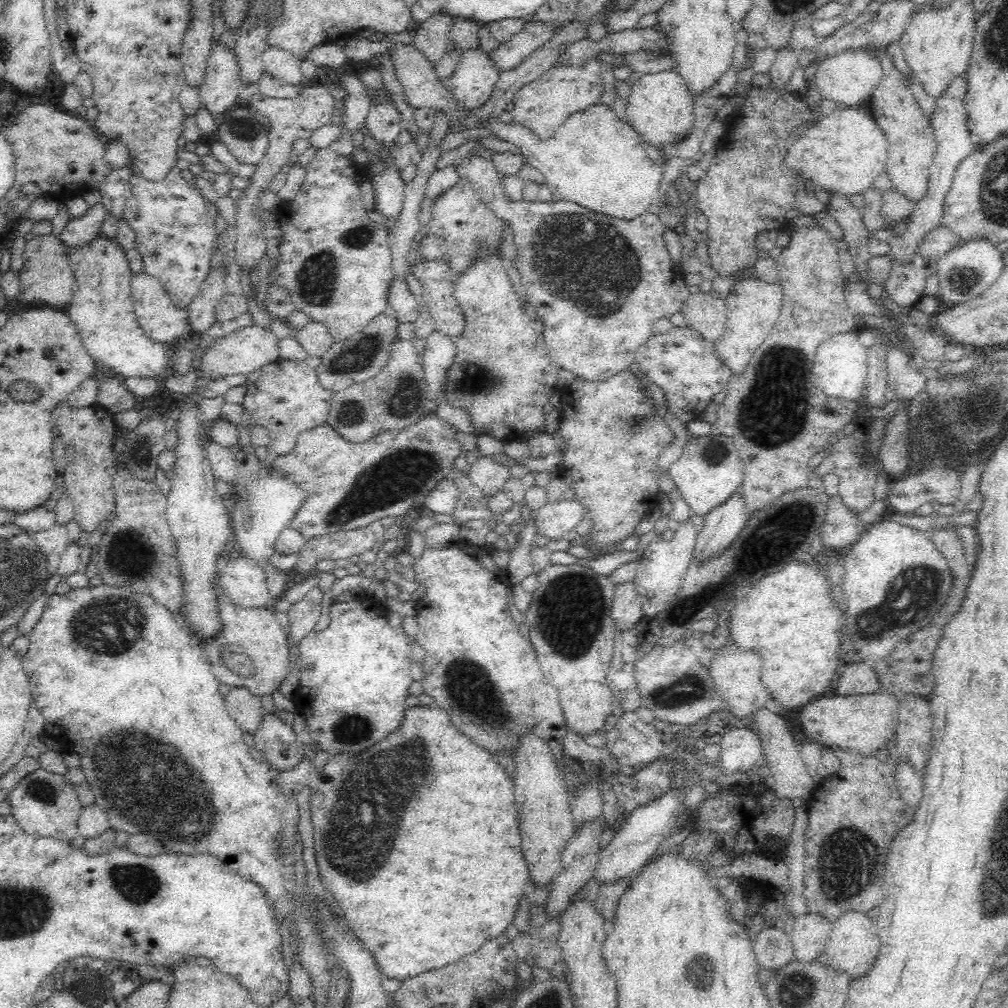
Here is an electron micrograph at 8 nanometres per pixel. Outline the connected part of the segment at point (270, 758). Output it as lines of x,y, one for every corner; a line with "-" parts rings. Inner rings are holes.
275,712
263,714
262,721
253,733
254,746
272,768
284,771
300,763
305,745
297,738
292,724
284,723

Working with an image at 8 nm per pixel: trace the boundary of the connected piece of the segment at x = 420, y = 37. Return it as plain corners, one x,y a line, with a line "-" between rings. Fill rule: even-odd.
434,12
428,20
413,28
408,40
434,65
448,46
449,32
456,20
456,16
447,12

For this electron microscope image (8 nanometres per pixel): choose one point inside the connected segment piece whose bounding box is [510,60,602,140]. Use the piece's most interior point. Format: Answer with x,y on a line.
542,105

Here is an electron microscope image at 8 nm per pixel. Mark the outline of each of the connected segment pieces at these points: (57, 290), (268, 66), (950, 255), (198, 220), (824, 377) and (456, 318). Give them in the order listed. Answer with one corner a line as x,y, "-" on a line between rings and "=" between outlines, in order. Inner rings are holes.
36,236
23,245
24,267
19,271
20,292
17,299
22,304
44,304
58,308
69,305
73,297
75,279
69,264
69,250
58,237
=
268,45
262,53
262,62
264,70
272,76
281,78
291,85
301,85
301,80
304,77
300,71
301,58
289,50
=
978,239
963,243
962,246
948,251
938,262
939,282
938,299
944,306
955,305
980,296
998,281
1003,270
1001,252
988,240
=
174,166
158,181
133,172
129,178
131,197
126,202
124,218
136,235
135,250
142,255
143,272
160,280
173,303
185,308
200,292
209,274
220,234
215,218
208,215
210,202
202,197
196,184
182,178
180,171
=
854,334
832,336
830,340
818,346
818,354
814,360
814,376
816,376
814,386
818,386
828,396
862,404
868,374
867,360
868,350
=
418,259
410,270
422,283
424,294
420,299
421,304
431,312
436,323
435,330
439,330
450,338
462,334
465,316
453,295
455,276
448,262

